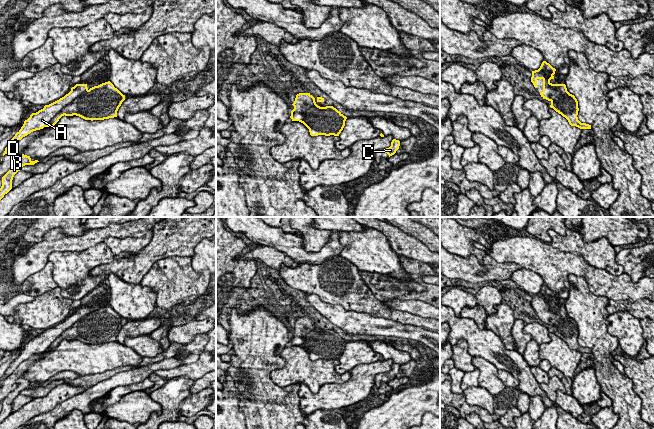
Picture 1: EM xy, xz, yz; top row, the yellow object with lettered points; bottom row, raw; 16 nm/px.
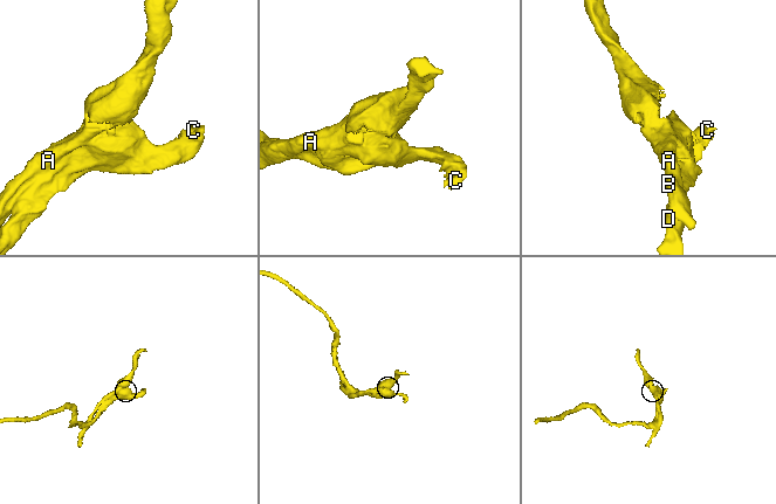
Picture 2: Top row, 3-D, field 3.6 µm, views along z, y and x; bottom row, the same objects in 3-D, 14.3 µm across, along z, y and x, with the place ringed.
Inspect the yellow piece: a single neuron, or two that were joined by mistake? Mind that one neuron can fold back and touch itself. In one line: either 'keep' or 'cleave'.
cleave

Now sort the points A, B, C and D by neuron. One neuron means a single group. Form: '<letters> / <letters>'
A B / C D

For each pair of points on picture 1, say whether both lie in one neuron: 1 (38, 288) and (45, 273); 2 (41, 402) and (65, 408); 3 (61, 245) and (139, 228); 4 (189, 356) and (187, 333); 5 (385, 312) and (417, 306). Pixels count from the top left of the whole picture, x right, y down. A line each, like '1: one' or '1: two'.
1: one
2: two
3: one
4: two
5: two

